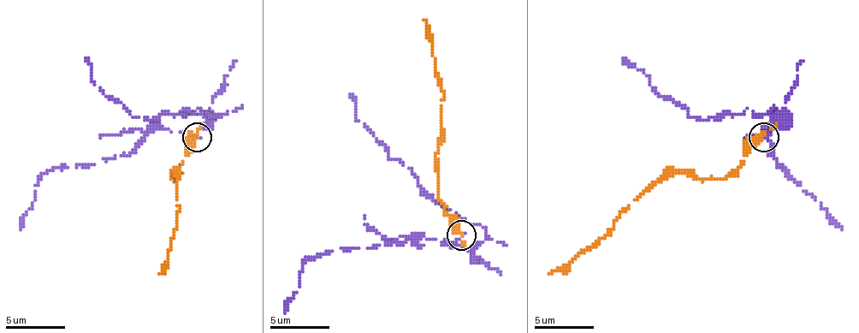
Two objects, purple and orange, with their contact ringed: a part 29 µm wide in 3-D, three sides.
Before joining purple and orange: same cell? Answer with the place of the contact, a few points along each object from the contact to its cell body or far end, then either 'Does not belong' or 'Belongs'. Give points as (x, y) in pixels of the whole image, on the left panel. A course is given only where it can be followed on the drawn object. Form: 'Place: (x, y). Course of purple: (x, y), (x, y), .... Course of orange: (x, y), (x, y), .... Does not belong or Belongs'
Place: (197, 137). Course of purple: (198, 138), (221, 114), (200, 108), (150, 120), (133, 116), (91, 79), (85, 57). Course of orange: (198, 134), (174, 179), (174, 173), (180, 209), (177, 229), (159, 274). Does not belong

